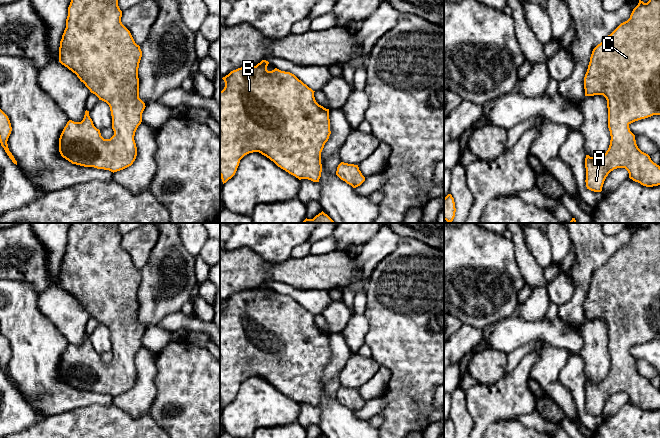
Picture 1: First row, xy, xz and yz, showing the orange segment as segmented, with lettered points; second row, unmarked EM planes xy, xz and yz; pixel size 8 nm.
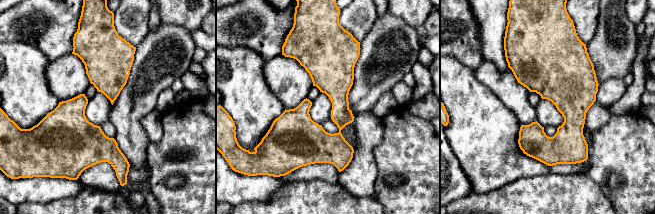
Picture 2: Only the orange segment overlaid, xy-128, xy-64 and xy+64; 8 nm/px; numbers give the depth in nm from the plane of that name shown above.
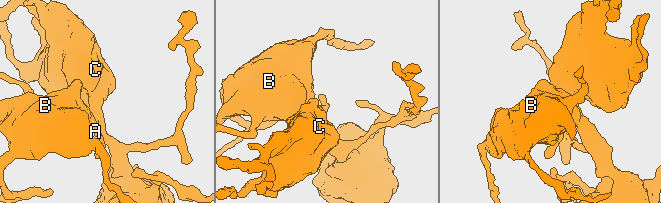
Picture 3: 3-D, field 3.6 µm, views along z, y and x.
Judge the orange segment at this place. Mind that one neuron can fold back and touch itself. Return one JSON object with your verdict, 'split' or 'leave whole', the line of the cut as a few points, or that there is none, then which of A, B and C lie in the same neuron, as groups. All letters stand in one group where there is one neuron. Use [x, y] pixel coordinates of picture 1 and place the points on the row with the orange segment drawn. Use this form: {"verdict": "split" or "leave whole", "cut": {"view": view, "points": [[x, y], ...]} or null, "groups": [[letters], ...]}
{"verdict": "leave whole", "cut": null, "groups": [["A", "B", "C"]]}

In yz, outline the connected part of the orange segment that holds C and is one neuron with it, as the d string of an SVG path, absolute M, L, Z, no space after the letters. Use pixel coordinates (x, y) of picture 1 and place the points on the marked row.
M639 0L630 18L621 23L608 37L592 51L587 72L584 77L585 96L603 95L607 100L608 128L610 145L600 158L586 155L586 187L594 192L601 192L608 174L617 168L625 168L629 178L646 187L660 185L660 166L654 163L650 156L642 152L630 131L629 125L635 121L660 115L660 0L649 0L647 3Z

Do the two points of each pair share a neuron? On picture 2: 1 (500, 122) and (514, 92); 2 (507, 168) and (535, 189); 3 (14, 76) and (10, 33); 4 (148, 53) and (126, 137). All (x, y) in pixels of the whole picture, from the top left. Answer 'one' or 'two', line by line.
1: two
2: two
3: two
4: one

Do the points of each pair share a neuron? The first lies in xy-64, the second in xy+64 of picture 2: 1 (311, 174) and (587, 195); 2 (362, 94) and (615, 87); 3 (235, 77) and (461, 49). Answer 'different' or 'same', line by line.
1: different
2: different
3: different

